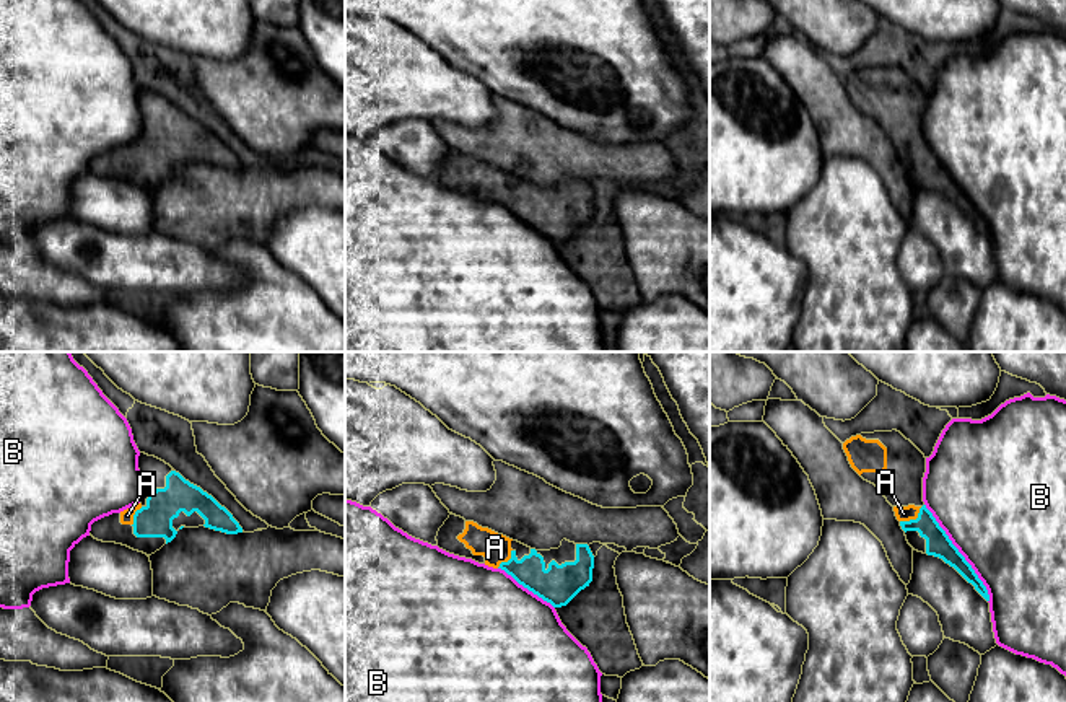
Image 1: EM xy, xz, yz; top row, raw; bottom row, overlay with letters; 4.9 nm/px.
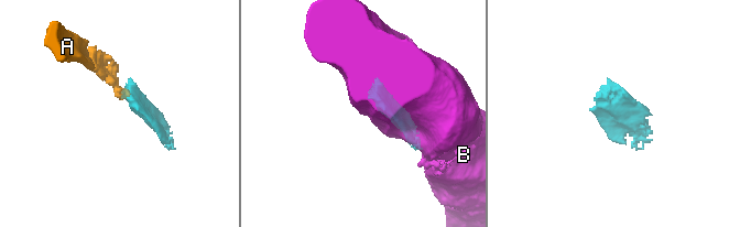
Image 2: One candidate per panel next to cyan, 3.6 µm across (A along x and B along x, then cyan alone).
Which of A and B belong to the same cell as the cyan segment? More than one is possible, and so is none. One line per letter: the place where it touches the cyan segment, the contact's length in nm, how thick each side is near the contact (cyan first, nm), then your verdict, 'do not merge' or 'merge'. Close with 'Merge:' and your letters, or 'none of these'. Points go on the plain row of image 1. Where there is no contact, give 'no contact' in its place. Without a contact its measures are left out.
A: yz (913, 155) | 130 nm | 120/80 nm | merge
B: yz (959, 188) | 600 nm | 120/500 nm | do not merge
Merge: A

